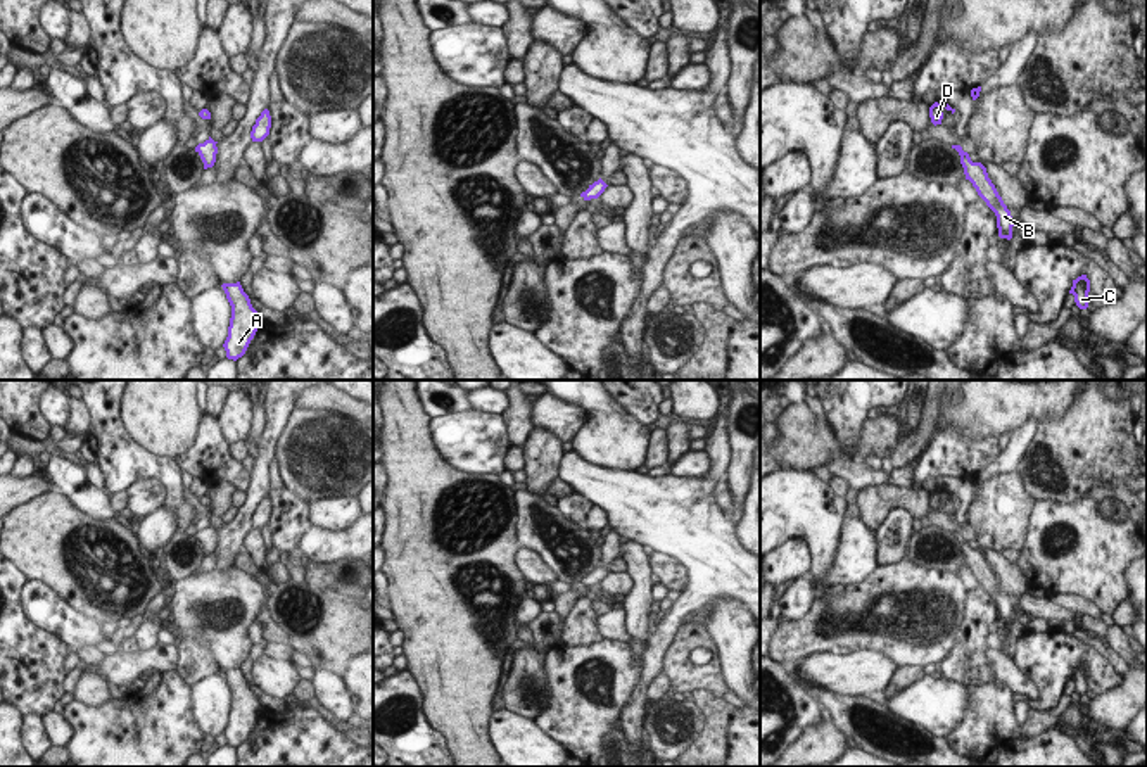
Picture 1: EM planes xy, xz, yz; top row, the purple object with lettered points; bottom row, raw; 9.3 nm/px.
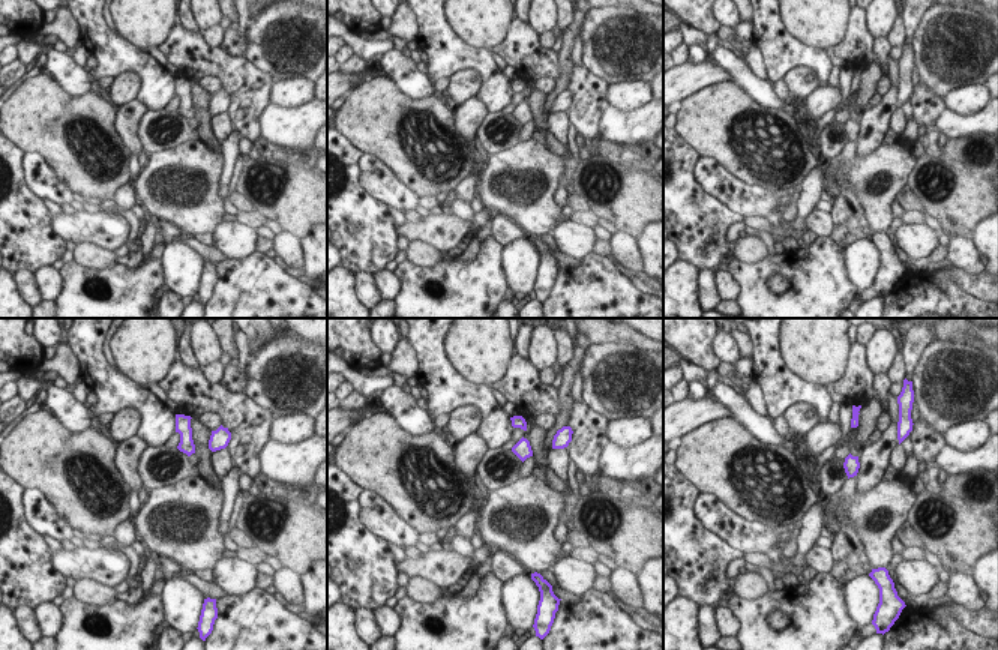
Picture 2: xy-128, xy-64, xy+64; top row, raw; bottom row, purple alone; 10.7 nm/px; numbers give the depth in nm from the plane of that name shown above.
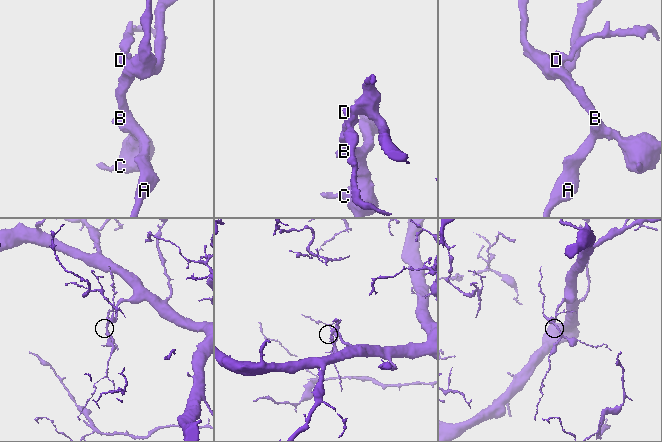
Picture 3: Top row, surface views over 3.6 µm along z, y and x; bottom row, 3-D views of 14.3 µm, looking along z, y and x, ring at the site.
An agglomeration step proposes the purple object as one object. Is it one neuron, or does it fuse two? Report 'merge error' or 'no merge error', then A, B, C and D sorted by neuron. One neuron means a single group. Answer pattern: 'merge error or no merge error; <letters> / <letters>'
no merge error; A B C D

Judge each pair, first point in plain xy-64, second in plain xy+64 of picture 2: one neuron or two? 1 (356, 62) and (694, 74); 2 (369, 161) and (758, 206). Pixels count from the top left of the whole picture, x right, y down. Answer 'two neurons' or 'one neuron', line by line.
1: two neurons
2: one neuron

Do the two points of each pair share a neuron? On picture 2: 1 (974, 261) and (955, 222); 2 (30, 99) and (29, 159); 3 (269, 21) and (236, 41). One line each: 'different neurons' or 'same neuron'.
1: different neurons
2: different neurons
3: different neurons

